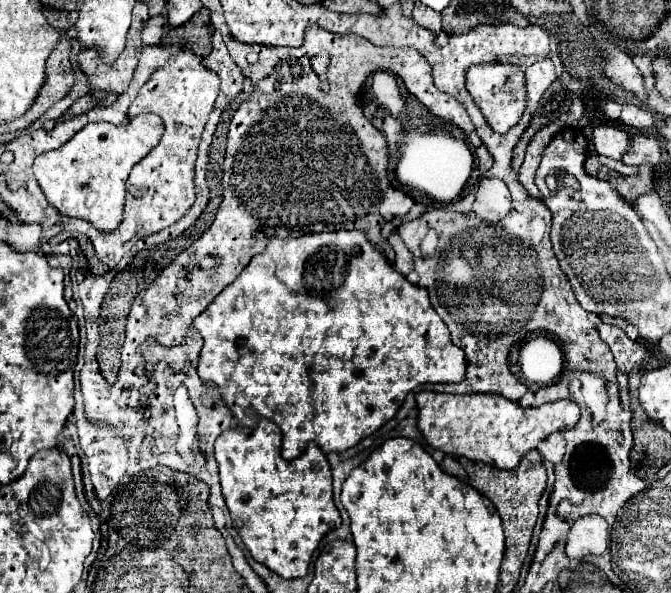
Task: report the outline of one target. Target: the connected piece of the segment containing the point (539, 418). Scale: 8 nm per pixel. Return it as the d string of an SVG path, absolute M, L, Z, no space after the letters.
M419 392L417 394L417 408L419 408L419 418L417 418L417 428L425 436L425 440L437 448L443 450L445 454L457 454L465 456L475 462L485 462L485 464L495 464L495 468L511 470L519 464L525 452L537 448L537 442L545 440L551 432L555 430L565 430L577 424L579 420L579 406L573 400L555 400L549 404L543 404L539 408L523 408L521 404L515 404L513 400L507 400L499 394L435 394L435 392Z

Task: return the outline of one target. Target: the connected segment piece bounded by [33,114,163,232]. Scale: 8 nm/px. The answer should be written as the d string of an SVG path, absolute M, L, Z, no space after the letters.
M139 114L121 126L91 122L61 148L41 154L33 164L35 178L47 202L61 216L83 218L99 232L113 232L123 218L125 180L131 168L159 144L161 136L163 120L157 114Z

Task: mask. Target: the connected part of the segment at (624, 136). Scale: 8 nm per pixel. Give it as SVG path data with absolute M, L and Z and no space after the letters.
M595 126L593 130L593 150L611 160L621 160L623 152L631 146L631 138L625 130L617 126Z

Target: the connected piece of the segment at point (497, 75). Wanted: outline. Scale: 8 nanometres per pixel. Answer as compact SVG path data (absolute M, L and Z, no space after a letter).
M477 64L467 70L467 90L473 96L475 104L481 108L483 116L491 124L491 128L499 134L513 128L527 108L527 84L525 72L517 64Z

